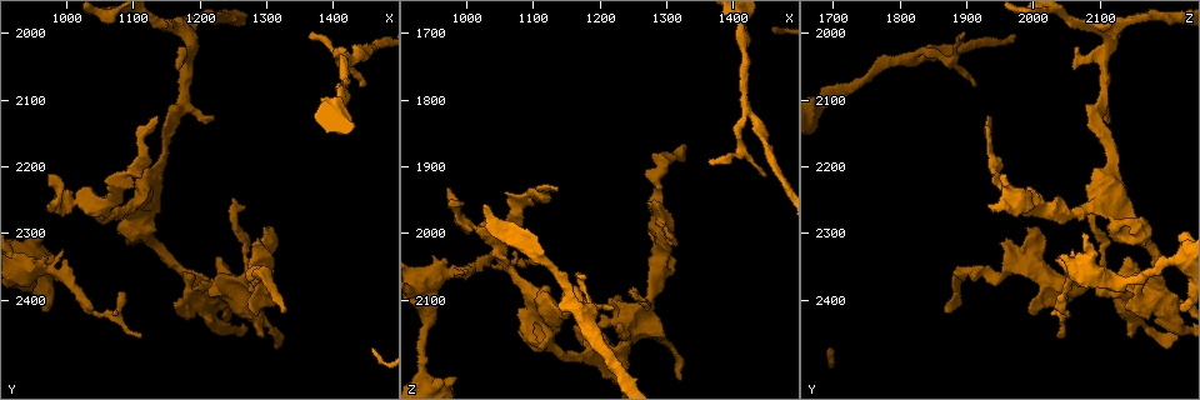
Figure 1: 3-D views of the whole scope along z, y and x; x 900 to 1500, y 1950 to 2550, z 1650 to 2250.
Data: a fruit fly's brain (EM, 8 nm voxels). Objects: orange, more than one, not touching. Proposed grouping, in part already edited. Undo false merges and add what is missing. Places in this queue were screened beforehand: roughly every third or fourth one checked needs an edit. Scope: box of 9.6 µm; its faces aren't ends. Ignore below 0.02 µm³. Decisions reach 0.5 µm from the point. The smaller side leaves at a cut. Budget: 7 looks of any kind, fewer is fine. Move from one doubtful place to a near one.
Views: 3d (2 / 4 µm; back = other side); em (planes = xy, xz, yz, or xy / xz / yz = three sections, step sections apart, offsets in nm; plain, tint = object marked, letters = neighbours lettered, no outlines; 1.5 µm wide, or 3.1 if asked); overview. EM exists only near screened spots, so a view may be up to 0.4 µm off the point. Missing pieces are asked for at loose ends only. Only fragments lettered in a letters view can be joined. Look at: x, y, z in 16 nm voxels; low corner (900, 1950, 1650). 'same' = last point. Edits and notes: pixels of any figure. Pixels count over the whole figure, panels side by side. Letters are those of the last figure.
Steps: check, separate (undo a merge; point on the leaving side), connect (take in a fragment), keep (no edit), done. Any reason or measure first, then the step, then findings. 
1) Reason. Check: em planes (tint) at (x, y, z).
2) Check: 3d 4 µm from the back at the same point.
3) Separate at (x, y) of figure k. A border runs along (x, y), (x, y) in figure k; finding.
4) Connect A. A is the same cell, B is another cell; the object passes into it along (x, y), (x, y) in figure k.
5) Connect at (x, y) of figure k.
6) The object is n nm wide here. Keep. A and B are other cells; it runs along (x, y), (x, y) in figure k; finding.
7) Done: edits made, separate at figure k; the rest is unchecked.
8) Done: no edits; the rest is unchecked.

Free end. Check: 3d 4 µm at (1295, 2410, 2015).

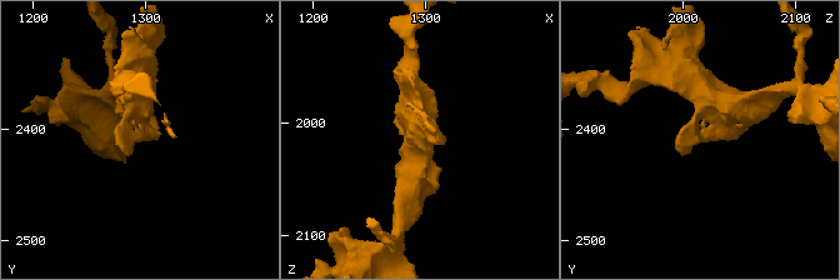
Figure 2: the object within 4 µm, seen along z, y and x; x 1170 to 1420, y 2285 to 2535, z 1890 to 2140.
Check: em planes (plain) at (1298, 2412, 2022).

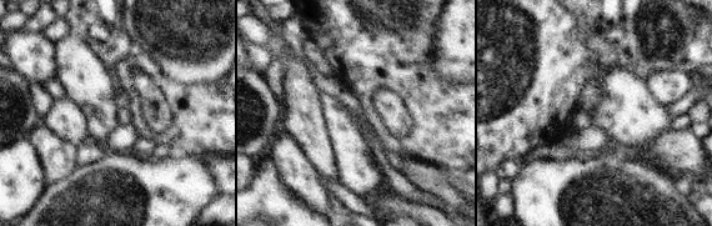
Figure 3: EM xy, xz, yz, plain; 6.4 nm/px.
See the neighbours. Check: em planes (letters) at the same point.

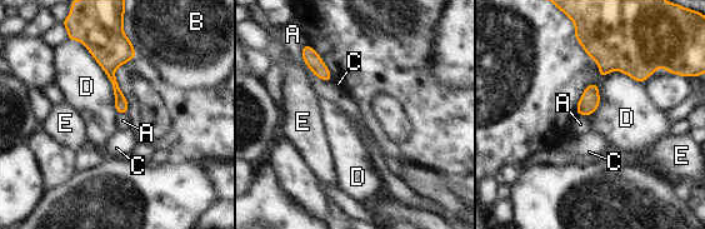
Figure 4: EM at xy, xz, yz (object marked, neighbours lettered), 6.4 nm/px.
Keep. A, B, C, D and E are other cells; none of them fits.

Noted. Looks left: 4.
Free end. Check: 3d 4 µm at (1135, 2130, 1930).

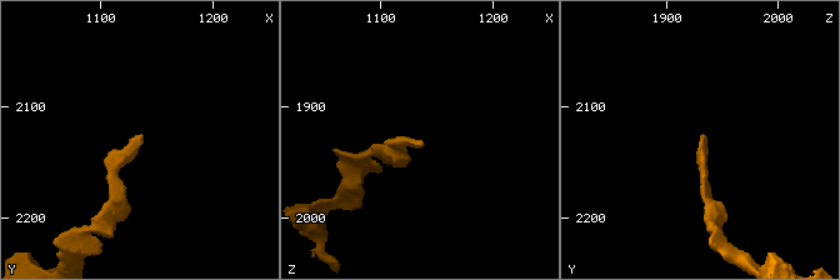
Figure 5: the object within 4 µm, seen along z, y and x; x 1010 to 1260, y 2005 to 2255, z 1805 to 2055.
Shape alone is not enough. Check: em yz step 8 (letters) at (1138, 2128, 1934).

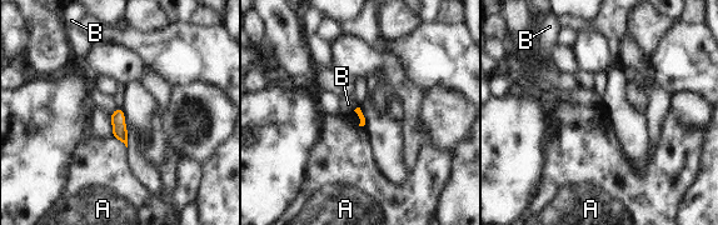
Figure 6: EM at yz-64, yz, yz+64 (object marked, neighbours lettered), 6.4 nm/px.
Check: em planes (letters) at the same point.

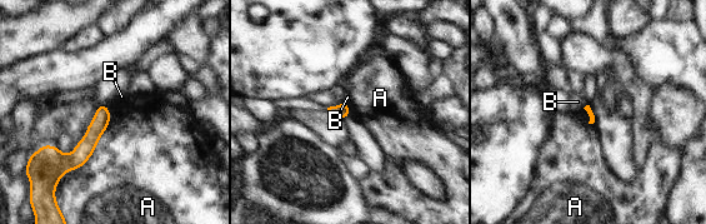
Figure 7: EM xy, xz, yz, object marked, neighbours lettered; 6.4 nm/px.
The longest contact is with A, 440 nm. Keep. A and B are other cells; none of them fits.

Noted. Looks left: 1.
Done: no edits; the rest is unchecked.

